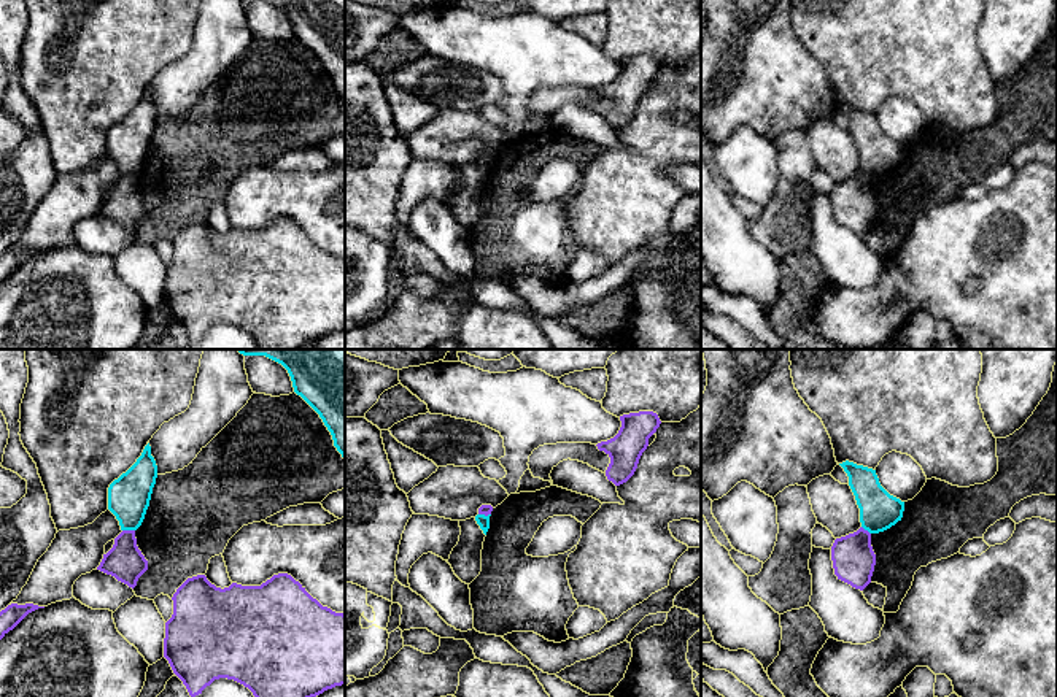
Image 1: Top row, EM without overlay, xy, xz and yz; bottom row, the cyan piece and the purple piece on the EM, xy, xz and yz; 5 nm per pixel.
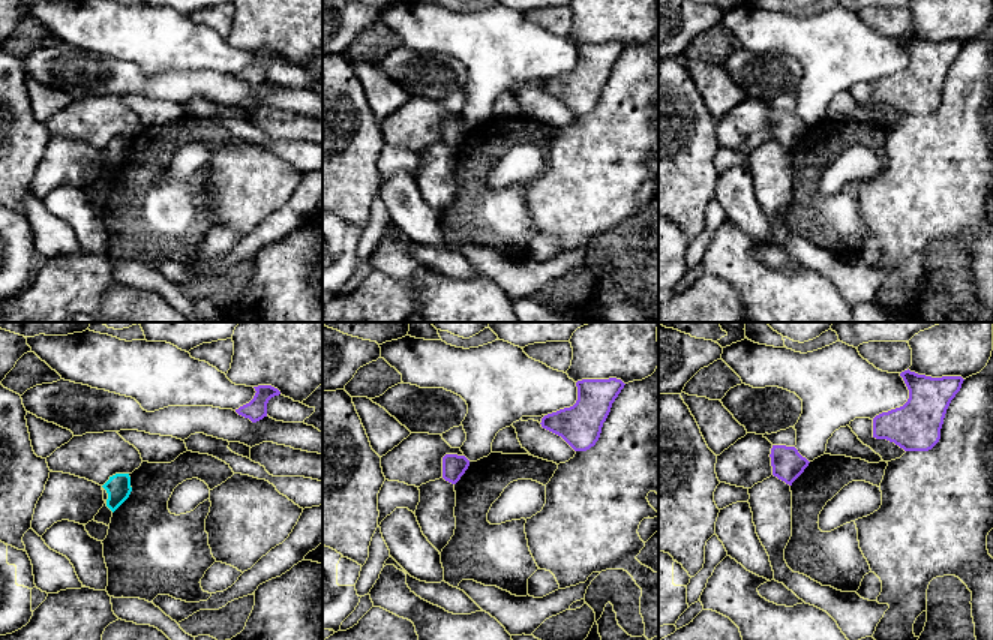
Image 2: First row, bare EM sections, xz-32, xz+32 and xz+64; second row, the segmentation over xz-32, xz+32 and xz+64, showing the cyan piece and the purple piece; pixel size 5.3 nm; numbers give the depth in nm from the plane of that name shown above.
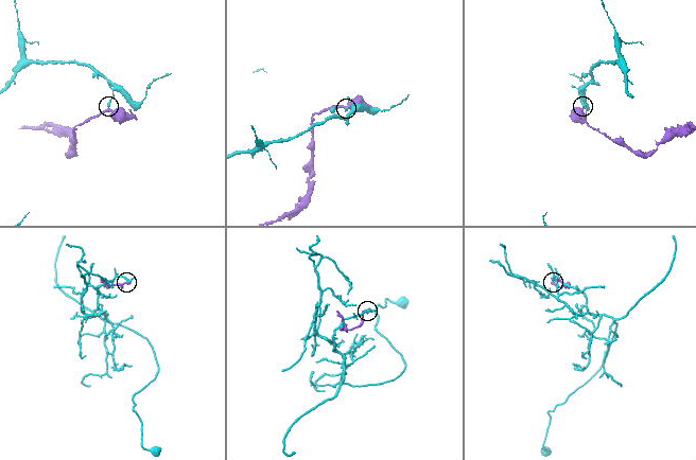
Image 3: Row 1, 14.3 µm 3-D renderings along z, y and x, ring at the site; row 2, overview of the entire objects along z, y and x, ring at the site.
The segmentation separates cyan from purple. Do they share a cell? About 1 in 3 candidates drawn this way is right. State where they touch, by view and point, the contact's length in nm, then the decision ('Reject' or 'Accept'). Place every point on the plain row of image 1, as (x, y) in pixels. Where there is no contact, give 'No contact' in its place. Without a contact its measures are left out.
Touches cyan at xy (129, 173). Shared border 60 nm. Reject

